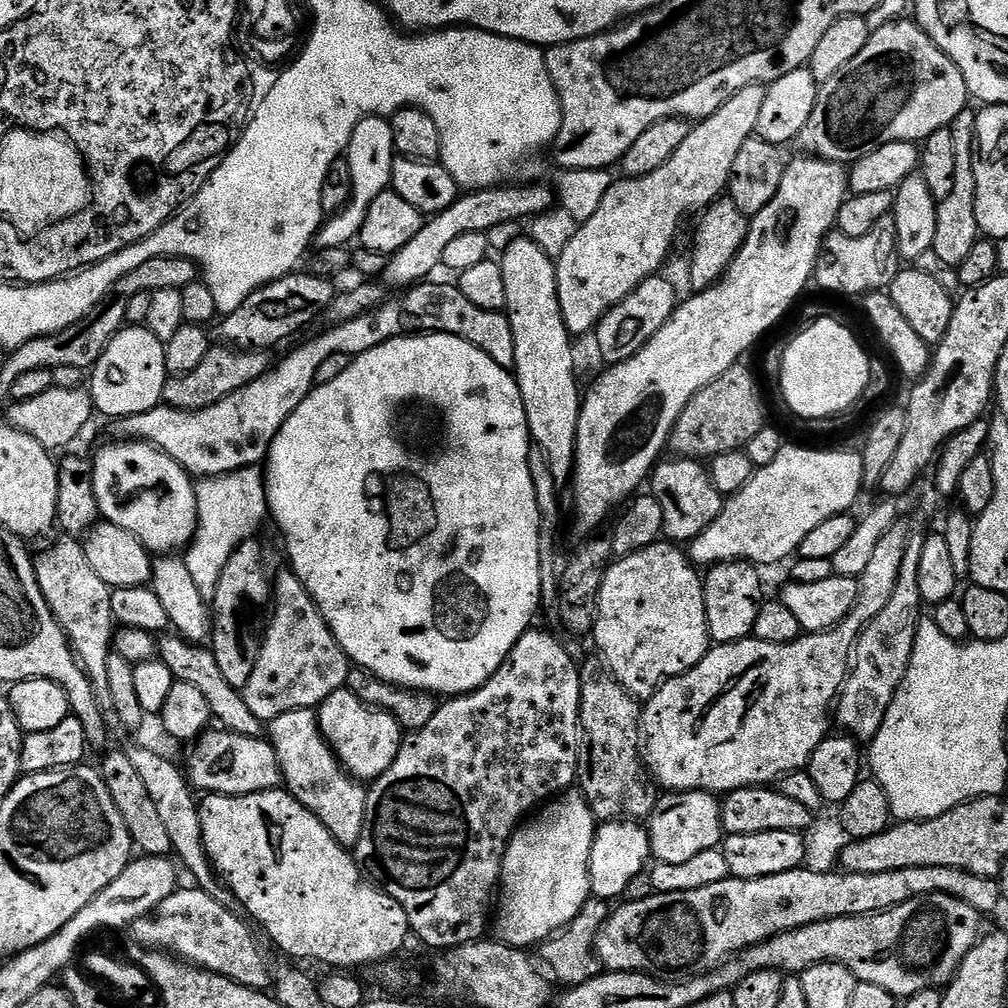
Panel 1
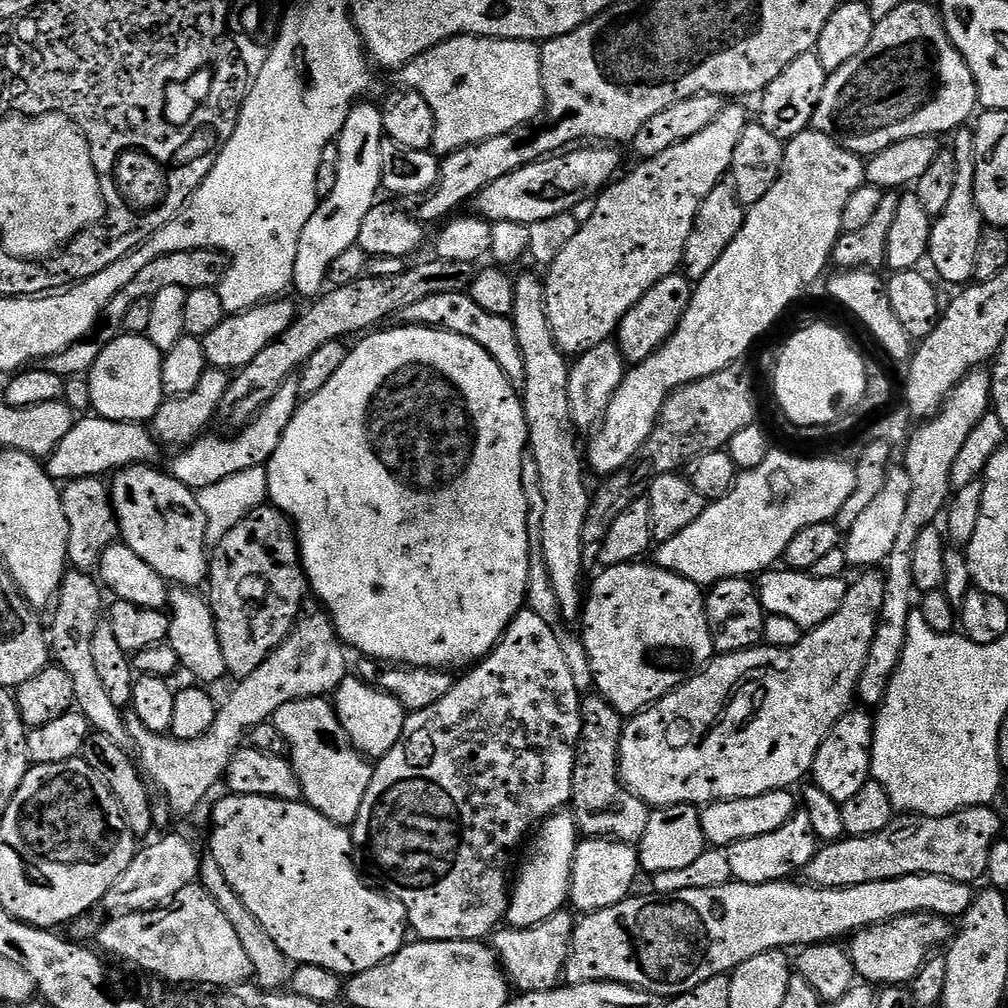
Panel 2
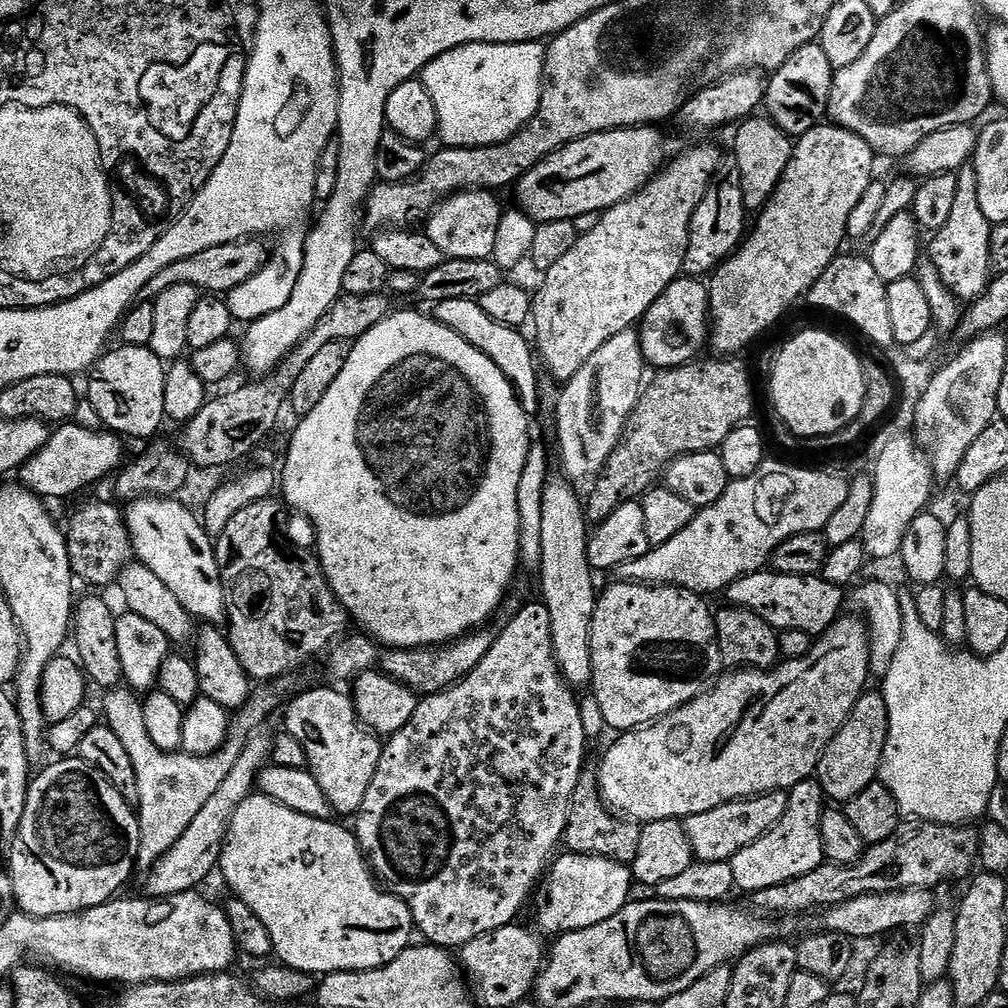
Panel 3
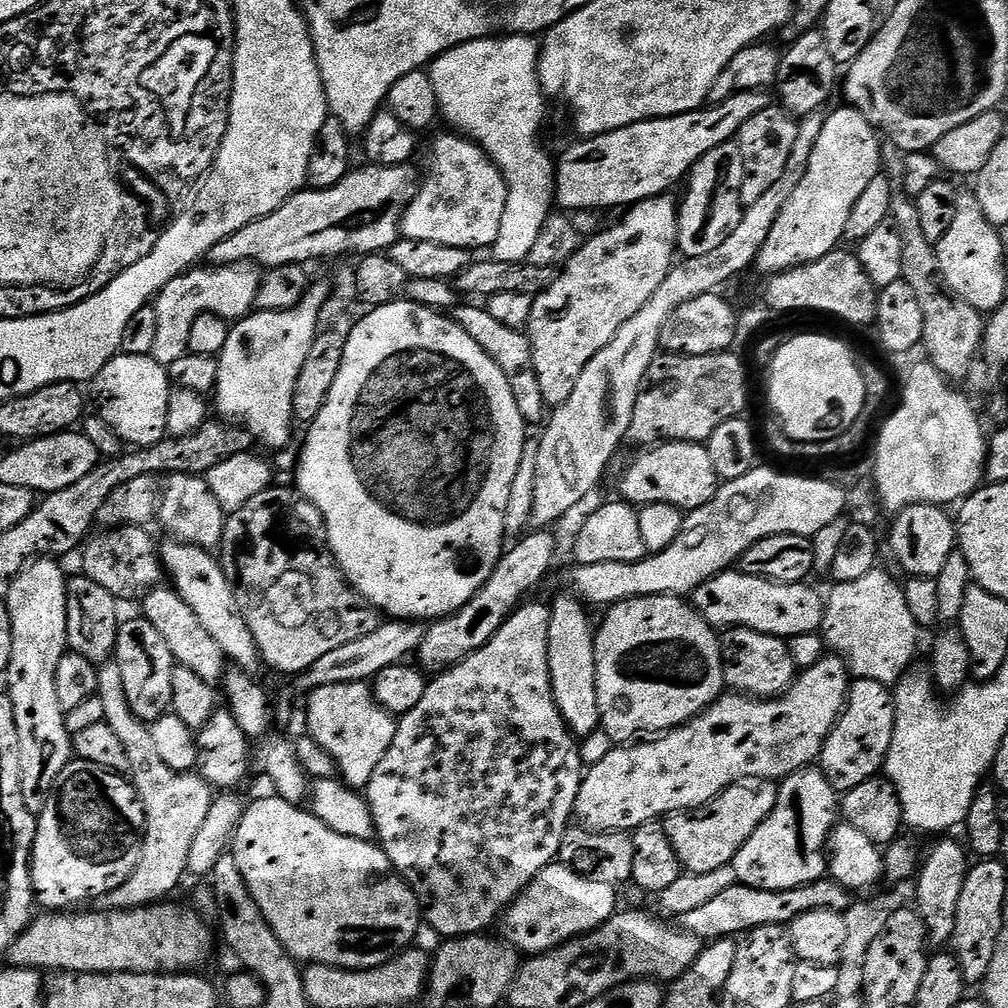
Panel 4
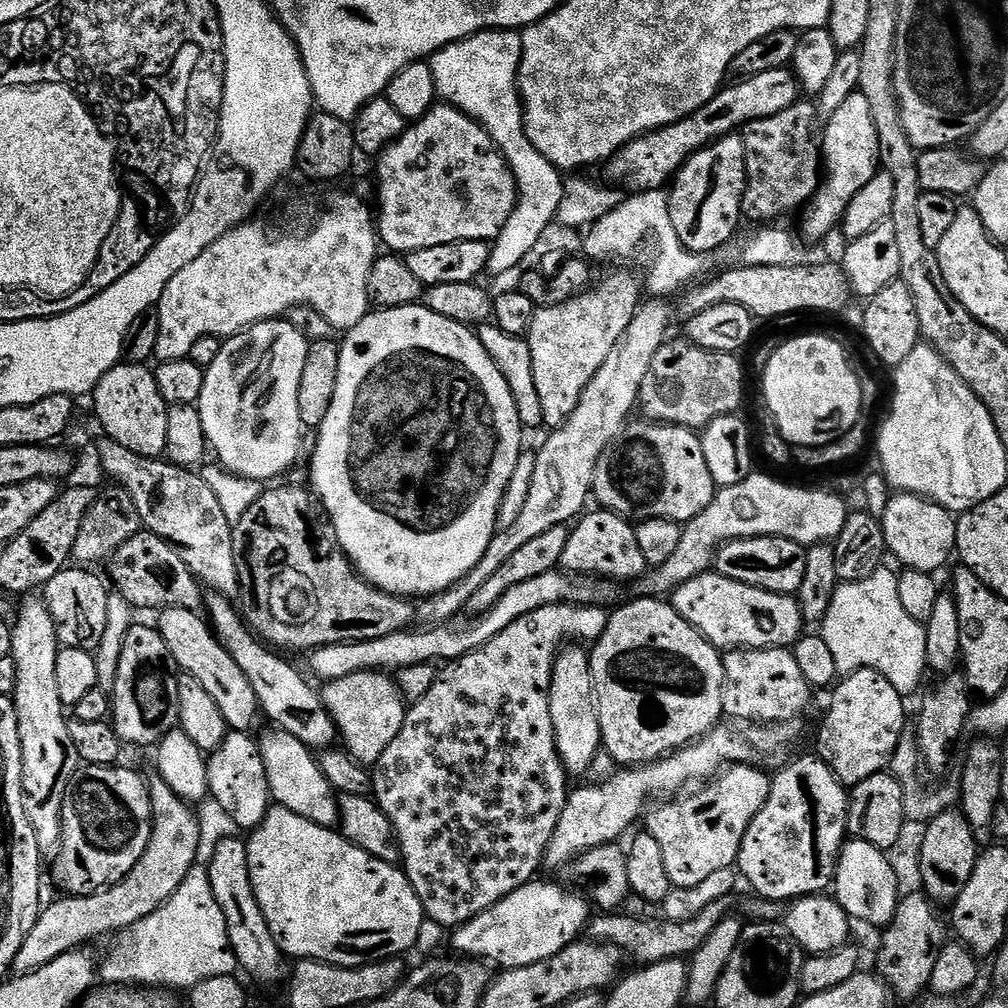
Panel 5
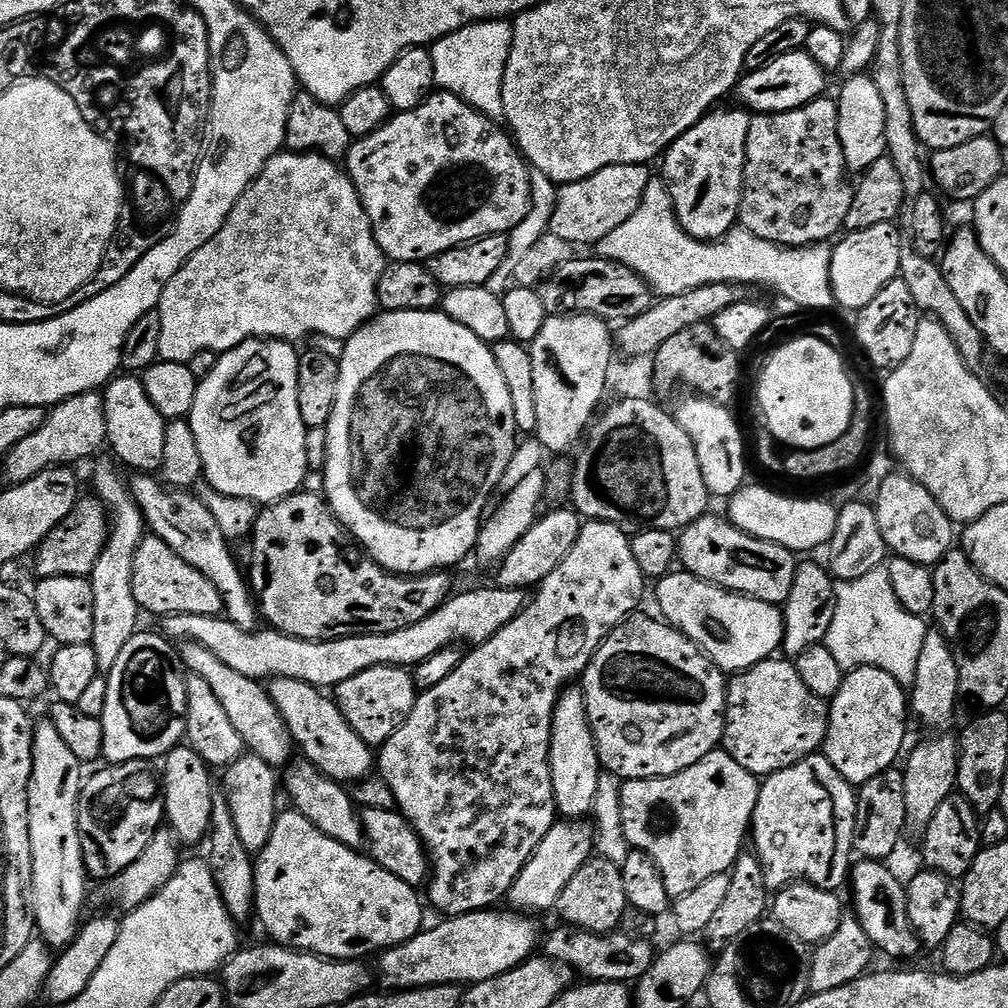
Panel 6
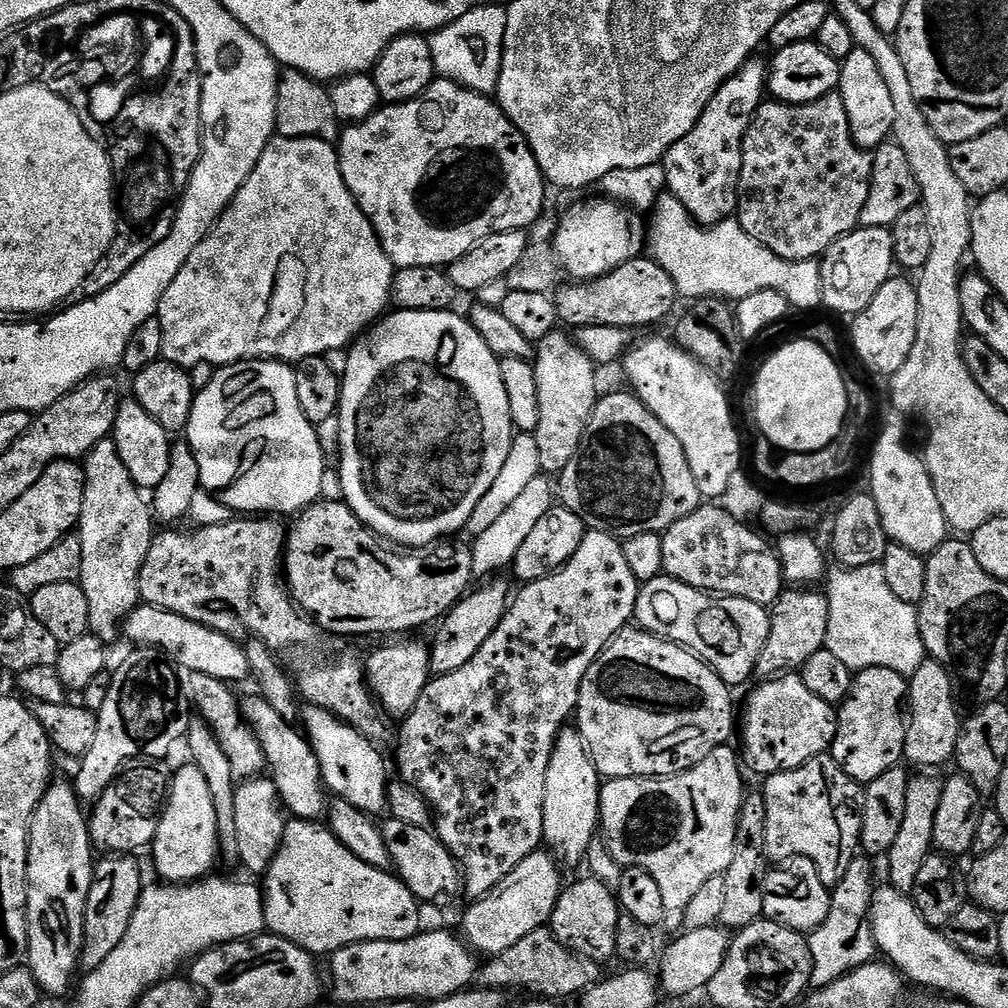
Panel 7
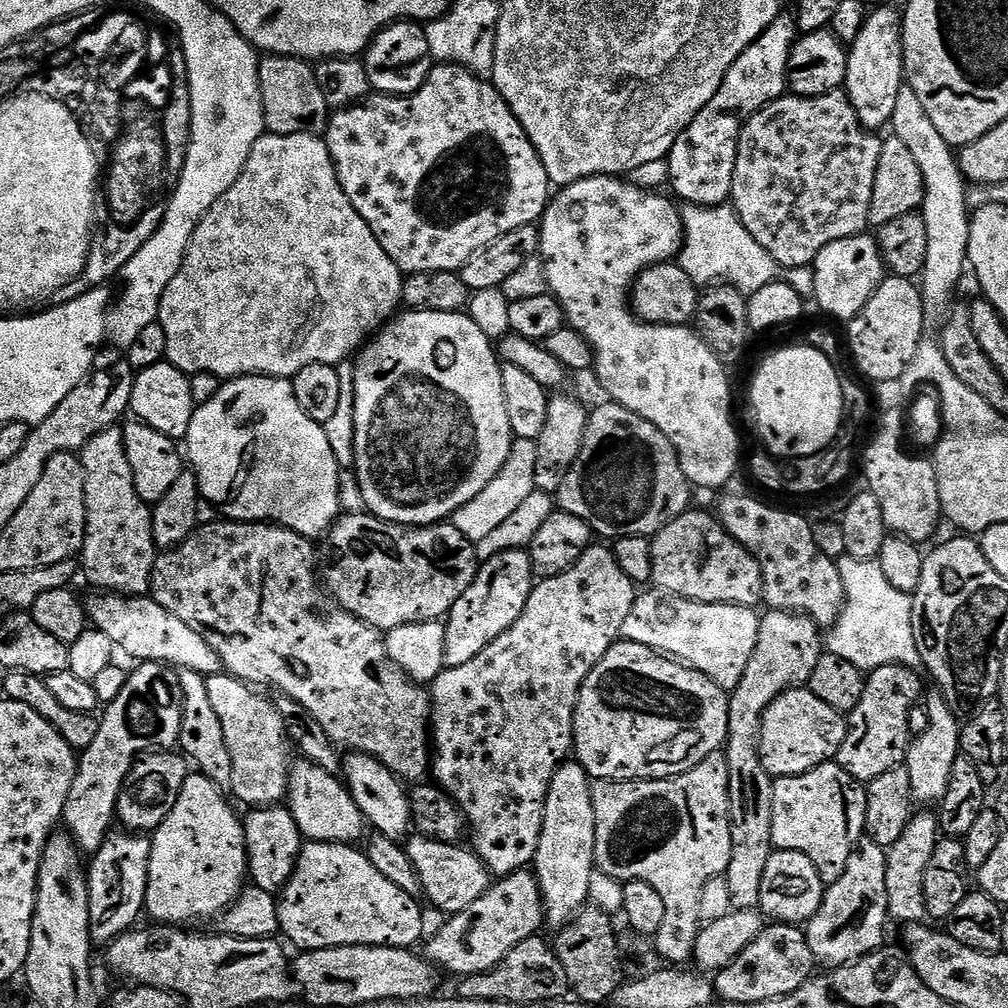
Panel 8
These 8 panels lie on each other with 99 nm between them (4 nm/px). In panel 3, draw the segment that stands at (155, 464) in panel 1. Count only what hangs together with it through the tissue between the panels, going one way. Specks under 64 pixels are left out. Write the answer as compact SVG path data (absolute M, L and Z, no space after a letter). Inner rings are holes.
M141 498L127 505L124 522L132 535L135 559L154 570L197 621L223 625L226 598L213 537L204 528L201 517L178 501L176 498Z

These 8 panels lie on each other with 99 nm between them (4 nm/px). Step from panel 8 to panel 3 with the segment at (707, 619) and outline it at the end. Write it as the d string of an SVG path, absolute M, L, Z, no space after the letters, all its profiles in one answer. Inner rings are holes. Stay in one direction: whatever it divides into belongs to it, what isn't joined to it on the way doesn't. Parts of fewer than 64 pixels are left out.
M771 570L751 572L749 576L738 578L733 584L728 585L726 589L727 596L727 603L729 605L738 608L749 608L751 612L758 614L774 629L783 630L785 628L793 628L794 630L802 630L809 634L825 632L841 615L842 609L840 607L846 604L845 589L841 585L826 582L823 575L784 576L781 572L773 572Z

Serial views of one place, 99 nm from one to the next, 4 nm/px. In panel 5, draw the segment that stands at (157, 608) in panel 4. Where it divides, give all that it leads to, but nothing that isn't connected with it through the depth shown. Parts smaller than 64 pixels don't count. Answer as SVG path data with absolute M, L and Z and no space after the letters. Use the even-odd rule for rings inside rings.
M165 608L159 616L160 637L166 642L166 650L170 650L177 669L183 675L198 678L199 684L210 693L210 698L214 698L218 710L222 710L222 718L226 718L231 731L251 733L256 724L256 716L261 715L260 699L258 694L254 694L250 678L242 674L238 662L230 658L216 637L211 623L195 608Z

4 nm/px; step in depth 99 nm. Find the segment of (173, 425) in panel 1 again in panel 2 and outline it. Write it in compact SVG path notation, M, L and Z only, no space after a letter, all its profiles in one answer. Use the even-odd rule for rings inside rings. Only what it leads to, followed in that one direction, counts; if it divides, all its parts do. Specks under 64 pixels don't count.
M468 292L458 294L436 294L434 298L424 298L422 302L414 302L402 313L405 325L419 326L422 328L440 328L444 332L453 332L462 338L470 338L470 342L478 342L494 362L506 374L510 386L515 392L523 393L526 386L526 362L522 358L522 346L518 346L518 334L511 319L498 314L490 314L474 302L474 298ZM289 382L280 388L278 394L264 407L260 415L235 434L220 434L224 436L208 436L202 434L192 441L187 448L177 451L172 460L170 474L187 488L201 490L214 486L232 475L242 474L251 467L265 467L271 460L274 450L278 450L278 442L282 442L282 434L286 434L286 426L294 418L297 408L302 403L299 387ZM92 414L73 423L70 434L66 434L66 438L53 450L51 456L47 457L46 467L48 475L57 482L91 476L104 478L119 472L121 468L147 465L155 461L152 459L160 451L161 445L144 424L104 420L101 416Z

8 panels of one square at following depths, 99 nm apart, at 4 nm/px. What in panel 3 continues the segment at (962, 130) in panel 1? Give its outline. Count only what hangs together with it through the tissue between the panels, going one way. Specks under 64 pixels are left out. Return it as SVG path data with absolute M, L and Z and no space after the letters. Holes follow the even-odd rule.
M971 162L963 164L956 177L958 191L954 197L954 207L946 226L931 237L930 259L942 282L957 300L971 302L988 289L988 282L994 275L990 266L990 230L993 224L986 214L982 214L982 206L978 203L978 174Z

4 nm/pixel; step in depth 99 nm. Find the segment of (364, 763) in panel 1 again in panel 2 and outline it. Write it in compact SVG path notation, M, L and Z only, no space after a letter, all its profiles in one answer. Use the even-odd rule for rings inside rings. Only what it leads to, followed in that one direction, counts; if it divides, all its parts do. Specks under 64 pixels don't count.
M349 674L337 686L334 693L334 703L338 720L346 730L353 746L369 761L379 762L404 736L404 723L408 721L409 713L405 712L402 702L380 688L367 684L359 675Z

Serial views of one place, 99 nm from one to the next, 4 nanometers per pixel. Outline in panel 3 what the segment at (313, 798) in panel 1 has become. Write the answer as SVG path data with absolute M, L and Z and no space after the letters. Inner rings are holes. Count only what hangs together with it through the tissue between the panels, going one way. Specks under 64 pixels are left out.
M312 688L293 698L284 716L283 727L294 734L302 750L306 750L307 769L314 774L314 778L318 778L318 786L322 786L322 794L326 794L333 813L342 812L351 817L359 812L362 802L366 802L366 790L370 790L370 782L374 782L374 774L378 774L378 762L384 753L384 744L381 737L361 724L351 695L347 691L339 692L336 688Z

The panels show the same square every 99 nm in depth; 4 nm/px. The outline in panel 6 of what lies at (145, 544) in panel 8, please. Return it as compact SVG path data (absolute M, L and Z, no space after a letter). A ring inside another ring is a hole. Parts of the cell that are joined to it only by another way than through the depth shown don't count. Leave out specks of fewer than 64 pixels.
M111 459L108 460L102 461L92 472L92 484L96 487L94 495L108 505L110 531L90 577L94 590L94 634L91 645L94 658L98 658L100 672L104 674L110 671L114 662L118 662L118 654L122 654L126 642L130 642L130 638L134 638L141 627L142 609L134 598L134 556L138 554L138 546L146 535L144 515L132 499L126 476L124 480L125 473Z

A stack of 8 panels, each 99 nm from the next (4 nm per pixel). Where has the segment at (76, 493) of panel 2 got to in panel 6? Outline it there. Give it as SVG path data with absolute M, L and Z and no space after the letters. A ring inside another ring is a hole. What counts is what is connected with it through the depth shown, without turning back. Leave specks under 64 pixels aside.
M148 534L138 546L138 554L134 556L134 598L138 606L145 612L153 612L157 618L177 616L178 614L194 614L195 616L219 616L224 611L222 594L190 562L178 558L162 538Z

